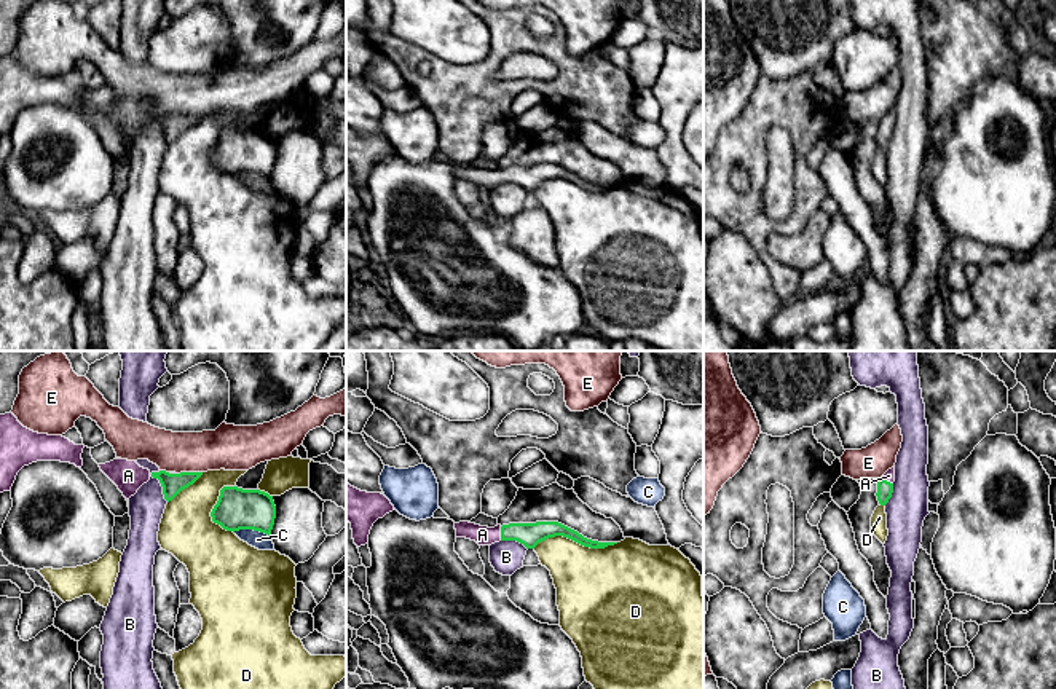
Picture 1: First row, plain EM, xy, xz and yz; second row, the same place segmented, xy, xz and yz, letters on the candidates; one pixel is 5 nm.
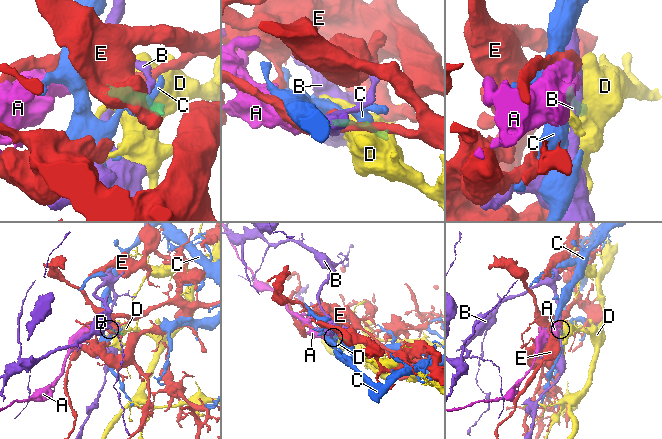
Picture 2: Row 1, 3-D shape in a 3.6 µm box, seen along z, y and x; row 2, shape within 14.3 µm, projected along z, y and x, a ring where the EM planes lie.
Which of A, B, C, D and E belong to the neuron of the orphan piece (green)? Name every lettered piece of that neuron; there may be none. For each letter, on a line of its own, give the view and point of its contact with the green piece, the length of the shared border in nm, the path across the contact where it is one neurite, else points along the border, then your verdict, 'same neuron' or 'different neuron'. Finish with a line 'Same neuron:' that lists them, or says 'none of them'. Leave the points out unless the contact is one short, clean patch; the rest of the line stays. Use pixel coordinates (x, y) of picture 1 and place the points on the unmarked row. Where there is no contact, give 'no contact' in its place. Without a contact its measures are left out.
A: meets green in xz at (501, 176); contact 70 nm long; runs through xz (530, 177), (501, 176), (482, 177); same neuron
B: meets green in xy at (161, 128); contact 180 nm long; border along xy (152, 114), (168, 144); different neuron
C: meets green in xy at (252, 171); contact 190 nm long; border along xy (233, 174), (259, 173), (270, 179); different neuron
D: meets green in xz at (575, 184); contact 440 nm long; different neuron
E: meets green in xy at (189, 115); contact 140 nm long; border along xy (201, 114), (181, 114), (176, 117); different neuron
Same neuron: A

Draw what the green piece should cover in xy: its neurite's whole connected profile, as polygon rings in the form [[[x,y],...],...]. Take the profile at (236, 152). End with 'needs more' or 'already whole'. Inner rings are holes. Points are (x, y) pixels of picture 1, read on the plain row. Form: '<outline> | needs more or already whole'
[[[223,129],[211,159],[227,174],[254,172],[271,179],[276,148],[265,134]]] | already whole

